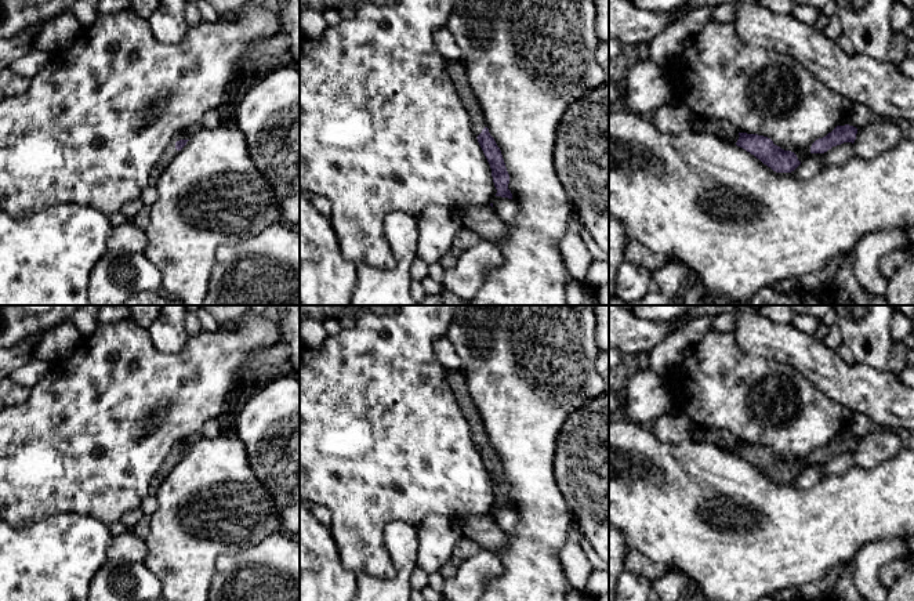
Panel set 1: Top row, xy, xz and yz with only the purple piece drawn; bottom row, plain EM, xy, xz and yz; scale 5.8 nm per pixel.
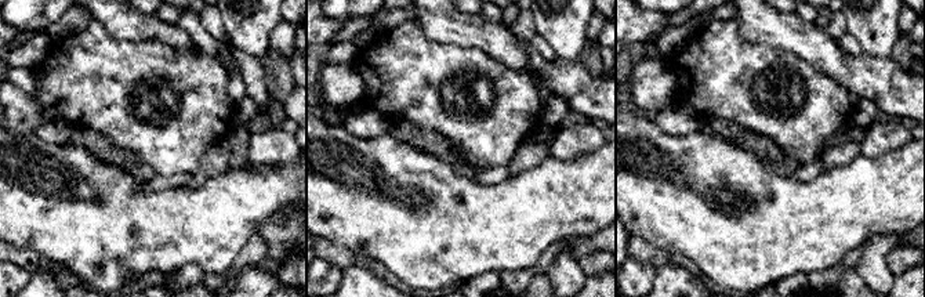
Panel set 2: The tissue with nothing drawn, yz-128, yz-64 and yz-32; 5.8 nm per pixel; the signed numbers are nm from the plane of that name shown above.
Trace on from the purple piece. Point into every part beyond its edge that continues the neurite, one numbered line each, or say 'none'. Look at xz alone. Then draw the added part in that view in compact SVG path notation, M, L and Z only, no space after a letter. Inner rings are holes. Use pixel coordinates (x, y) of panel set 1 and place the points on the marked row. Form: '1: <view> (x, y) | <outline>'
1: xz (457, 73) | M447 61L446 69L457 90L457 94L461 98L463 106L469 116L472 131L478 137L486 127L486 120L480 104L468 82L467 72L460 61Z

